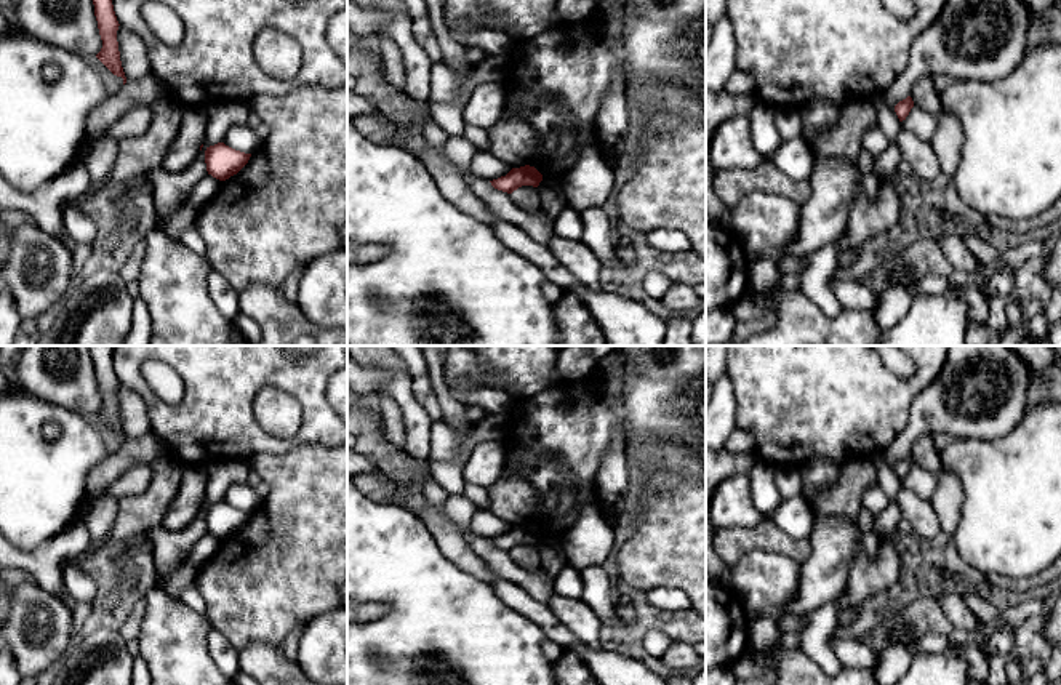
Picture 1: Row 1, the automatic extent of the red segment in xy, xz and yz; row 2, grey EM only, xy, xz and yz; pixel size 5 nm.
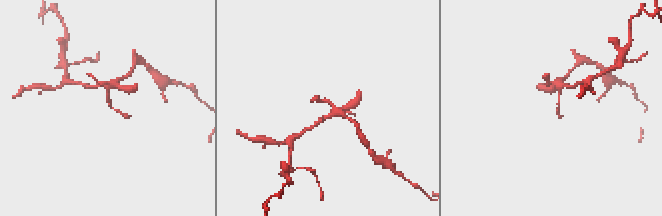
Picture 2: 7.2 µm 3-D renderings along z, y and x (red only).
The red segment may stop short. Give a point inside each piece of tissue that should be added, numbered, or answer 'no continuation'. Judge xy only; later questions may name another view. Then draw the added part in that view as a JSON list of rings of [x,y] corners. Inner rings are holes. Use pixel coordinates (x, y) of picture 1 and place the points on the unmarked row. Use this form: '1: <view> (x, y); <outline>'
no continuation

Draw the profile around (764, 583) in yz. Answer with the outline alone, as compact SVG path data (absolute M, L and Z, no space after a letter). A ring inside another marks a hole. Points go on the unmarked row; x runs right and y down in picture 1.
M751 551L731 570L731 591L749 621L784 615L786 605L799 592L802 563L765 551Z

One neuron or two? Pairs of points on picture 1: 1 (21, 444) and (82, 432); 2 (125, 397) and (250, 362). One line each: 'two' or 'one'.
1: one
2: two

